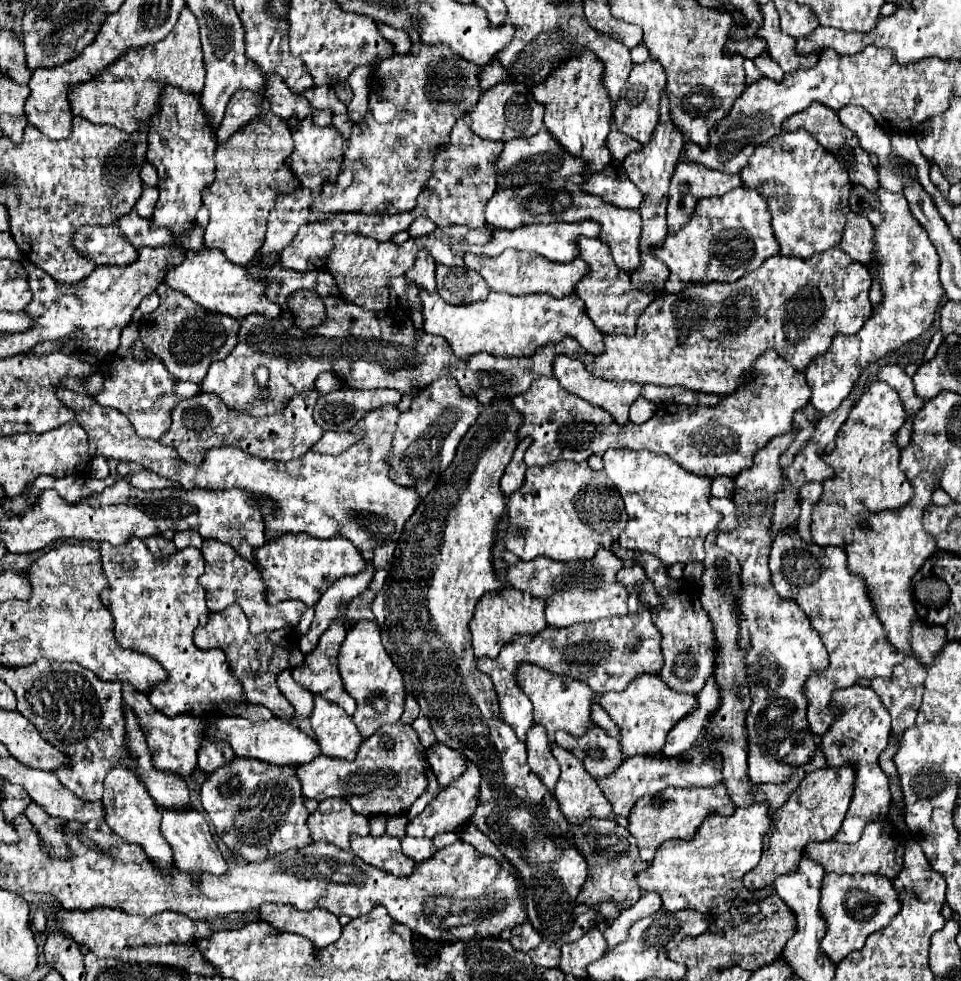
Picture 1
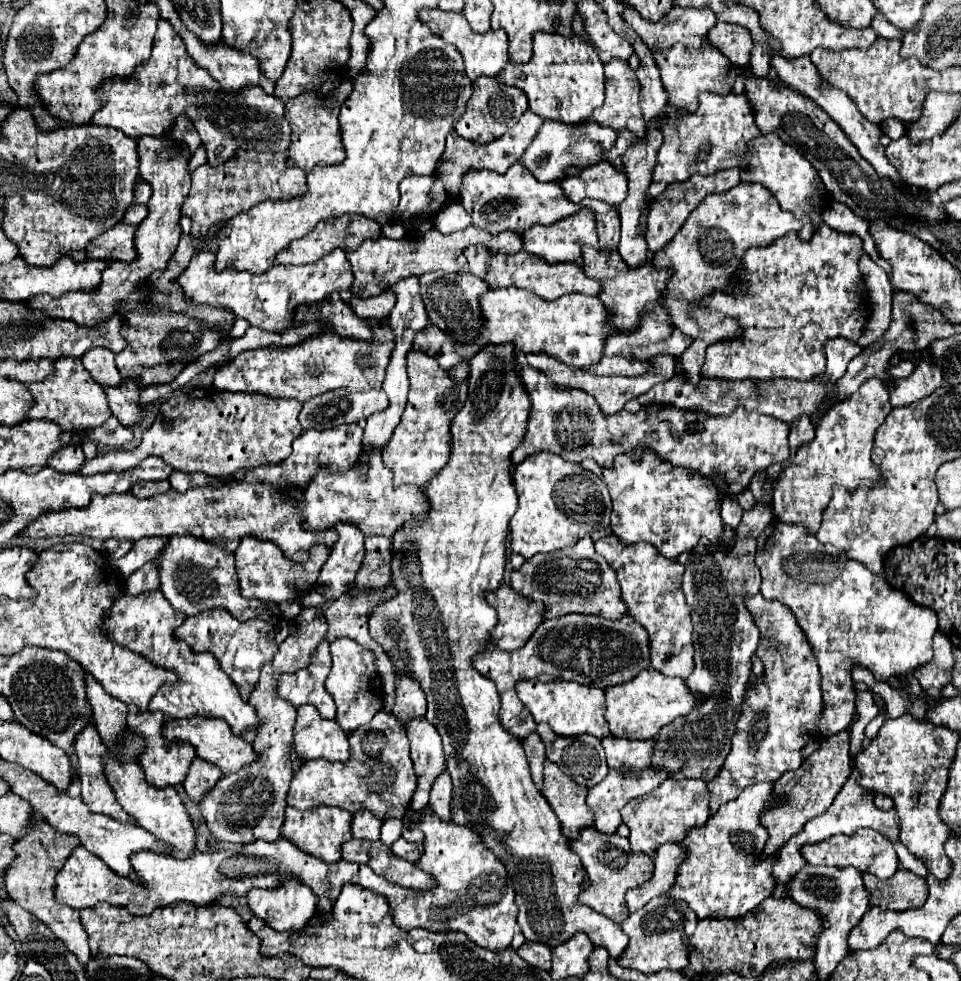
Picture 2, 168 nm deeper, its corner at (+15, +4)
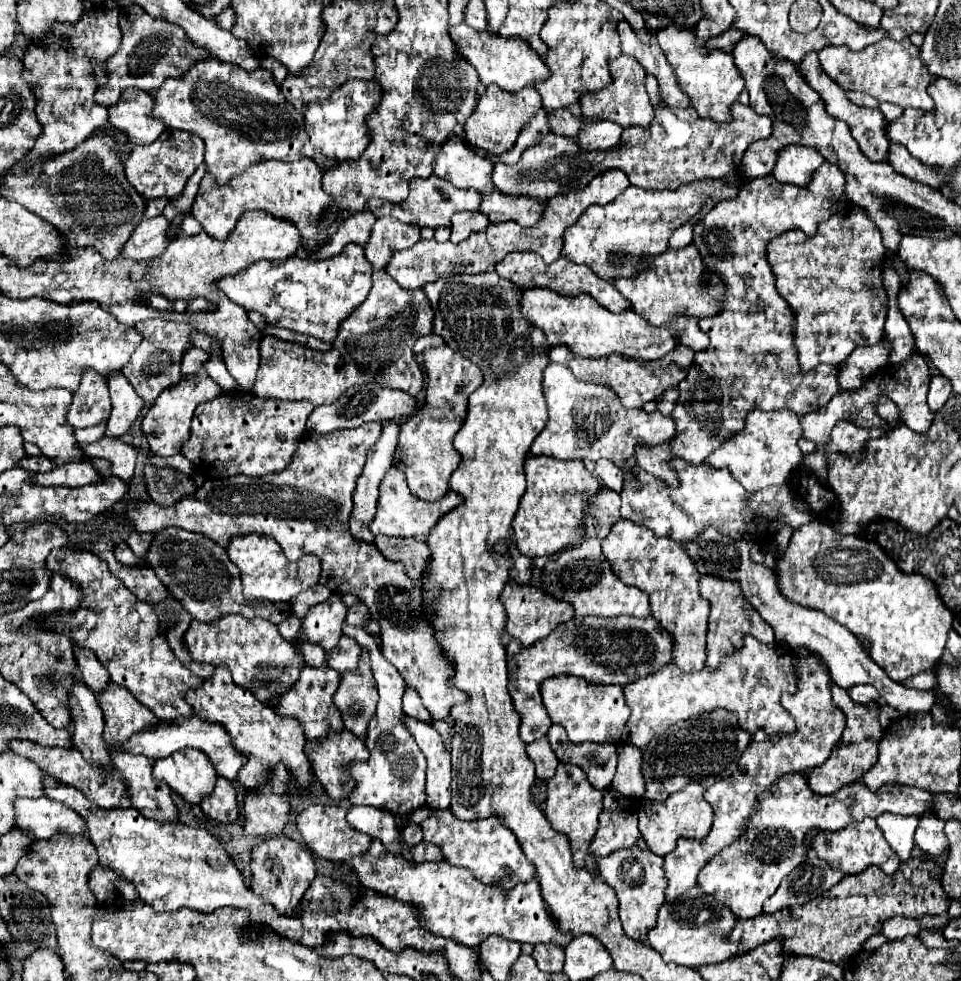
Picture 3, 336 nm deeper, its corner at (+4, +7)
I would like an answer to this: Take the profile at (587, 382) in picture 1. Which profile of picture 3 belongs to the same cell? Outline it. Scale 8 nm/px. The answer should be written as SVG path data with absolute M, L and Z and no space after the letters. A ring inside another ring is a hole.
M677 345L671 353L655 361L635 361L635 359L625 361L615 355L611 359L613 359L613 371L609 373L609 385L621 399L621 405L623 407L643 407L643 403L657 399L667 387L679 385L679 381L687 377L687 371L693 363L693 351L683 345Z

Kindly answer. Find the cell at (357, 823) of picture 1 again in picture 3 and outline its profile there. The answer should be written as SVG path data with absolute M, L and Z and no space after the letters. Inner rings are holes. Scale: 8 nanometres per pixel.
M335 805L305 807L297 815L297 829L303 835L307 849L311 849L311 853L315 853L323 859L329 859L329 861L347 861L351 857L365 853L369 849L371 837L367 837L363 833L355 833L355 829L351 829L351 825L347 825L345 815L347 815L347 811L343 807L335 807Z

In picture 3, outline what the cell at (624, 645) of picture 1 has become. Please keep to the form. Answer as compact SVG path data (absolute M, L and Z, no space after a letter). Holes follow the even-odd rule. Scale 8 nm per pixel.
M575 617L567 623L557 625L549 637L539 639L531 647L523 647L519 641L507 645L507 667L509 667L509 693L515 709L521 715L521 739L531 743L547 735L551 719L545 713L539 685L547 677L575 675L597 685L627 685L641 677L659 671L671 661L673 643L667 631L653 619L637 617Z

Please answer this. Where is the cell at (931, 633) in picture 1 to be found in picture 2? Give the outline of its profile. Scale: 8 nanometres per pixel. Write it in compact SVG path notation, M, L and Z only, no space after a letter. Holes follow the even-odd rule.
M778 522L766 526L758 538L756 566L762 572L760 592L768 600L778 600L786 604L796 616L798 626L804 630L810 646L820 664L822 674L822 696L824 696L824 716L820 716L818 732L822 738L838 734L844 730L856 712L856 694L852 682L852 666L862 664L868 668L876 680L888 680L890 676L904 676L918 666L932 660L932 636L938 632L938 616L926 606L914 604L902 590L892 588L878 574L870 572L864 564L850 560L844 550L832 544L820 544L814 534L810 534L800 524Z

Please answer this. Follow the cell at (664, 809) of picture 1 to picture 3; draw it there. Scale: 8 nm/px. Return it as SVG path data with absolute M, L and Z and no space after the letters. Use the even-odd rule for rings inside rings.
M689 783L681 791L671 793L665 801L657 803L643 803L639 805L639 831L647 843L647 847L657 855L667 855L671 849L675 849L675 843L679 837L691 837L691 839L703 839L713 823L713 809L703 797L705 789L699 783Z

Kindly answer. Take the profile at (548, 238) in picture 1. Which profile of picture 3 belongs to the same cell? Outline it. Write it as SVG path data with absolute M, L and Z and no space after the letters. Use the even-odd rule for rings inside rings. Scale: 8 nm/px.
M697 181L691 185L681 185L677 191L645 191L639 187L627 187L615 201L605 207L591 205L579 221L567 227L563 233L563 253L561 257L583 263L591 267L601 279L611 281L617 277L631 277L645 269L641 255L657 255L667 249L671 233L695 217L707 195L717 199L729 199L737 193L737 187L719 181Z

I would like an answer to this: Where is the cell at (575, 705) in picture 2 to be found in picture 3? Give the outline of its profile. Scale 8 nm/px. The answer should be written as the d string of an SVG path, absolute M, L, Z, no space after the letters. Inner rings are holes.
M557 675L557 677L549 677L547 681L541 683L541 695L543 695L543 703L545 703L545 709L551 717L551 721L565 727L569 741L619 743L625 723L629 719L629 707L623 699L623 689L619 685L599 687L599 685L593 685L579 677Z

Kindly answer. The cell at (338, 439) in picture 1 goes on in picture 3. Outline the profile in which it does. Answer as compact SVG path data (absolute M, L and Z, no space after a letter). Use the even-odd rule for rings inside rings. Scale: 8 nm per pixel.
M364 423L359 429L337 429L335 433L327 435L315 435L309 433L299 441L299 447L295 451L293 461L283 469L281 473L271 473L263 477L225 477L225 479L207 479L199 489L195 497L183 497L183 501L177 501L171 507L161 507L155 505L153 501L147 499L129 499L125 501L125 509L121 513L113 513L107 517L115 521L129 521L133 531L137 533L161 533L163 529L169 527L179 527L191 533L201 533L209 537L211 541L219 543L221 547L229 545L231 537L239 535L249 535L249 533L261 533L265 537L275 539L285 557L289 561L297 561L301 555L317 555L321 559L323 571L321 571L321 583L327 585L333 593L351 593L359 597L371 611L373 621L381 625L381 643L383 643L383 657L395 665L395 669L401 673L405 679L405 685L415 689L427 707L427 711L433 715L433 719L447 719L451 705L465 701L465 693L453 689L449 685L451 665L441 657L439 643L433 639L433 629L423 617L423 607L421 607L421 589L411 583L411 579L403 571L403 563L391 563L387 561L373 543L359 543L351 537L347 521L353 509L353 489L355 481L363 471L365 465L365 455L369 447L377 441L381 433L381 423Z

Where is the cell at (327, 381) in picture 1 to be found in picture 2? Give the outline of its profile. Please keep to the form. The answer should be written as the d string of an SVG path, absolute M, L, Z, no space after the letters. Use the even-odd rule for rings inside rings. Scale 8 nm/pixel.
M368 318L368 326L374 334L372 342L340 336L326 330L292 348L268 346L246 350L238 354L228 366L216 370L214 388L224 392L264 394L268 398L292 398L298 402L308 402L314 396L338 388L350 388L356 392L372 388L380 390L386 376L386 366L390 362L390 354L396 344L396 336L392 334L390 322L386 318Z

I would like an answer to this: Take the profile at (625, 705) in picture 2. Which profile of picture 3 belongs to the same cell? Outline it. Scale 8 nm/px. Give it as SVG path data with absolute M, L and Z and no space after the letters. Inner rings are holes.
M751 635L745 637L745 645L741 651L735 651L721 663L721 669L701 669L697 673L685 673L675 663L669 663L659 669L659 673L623 687L625 701L631 709L631 717L625 727L627 741L637 747L645 747L655 735L663 733L673 723L697 717L699 713L715 707L735 711L739 717L739 725L751 735L757 729L765 729L767 733L793 733L795 721L779 703L783 691L795 693L797 679L791 667L793 657L785 645L765 645Z

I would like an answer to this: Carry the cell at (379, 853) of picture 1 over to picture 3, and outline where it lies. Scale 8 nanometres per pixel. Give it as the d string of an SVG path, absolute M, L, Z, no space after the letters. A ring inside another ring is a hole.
M375 839L371 841L371 849L359 857L353 857L349 865L355 865L357 879L363 887L413 905L419 925L435 935L455 939L467 947L477 947L489 935L501 935L505 939L531 945L567 945L571 941L571 935L563 935L549 917L535 879L519 883L515 889L503 893L497 887L477 881L471 871L449 865L447 861L413 863L403 855L395 857L395 853L387 853L383 843Z

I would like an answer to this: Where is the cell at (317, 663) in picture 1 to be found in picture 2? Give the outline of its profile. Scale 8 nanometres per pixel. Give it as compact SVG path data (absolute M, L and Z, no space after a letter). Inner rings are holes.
M328 640L320 644L316 656L312 656L312 664L300 672L282 676L286 680L278 682L278 696L288 700L294 708L300 708L304 704L312 704L318 708L322 718L334 718L336 708L332 696L328 696L324 682L330 672L332 658L330 658L330 648Z

